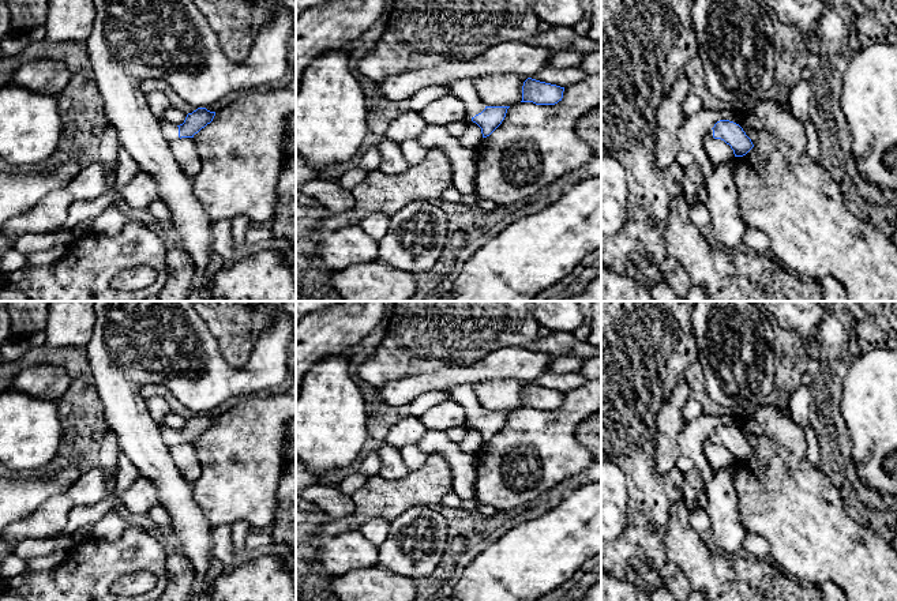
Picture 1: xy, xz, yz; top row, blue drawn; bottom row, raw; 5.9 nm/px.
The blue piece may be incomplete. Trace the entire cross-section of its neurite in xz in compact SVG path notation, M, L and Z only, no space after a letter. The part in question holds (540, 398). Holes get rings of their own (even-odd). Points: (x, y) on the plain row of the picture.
M528 383L522 391L522 406L536 410L555 410L563 403L564 392Z

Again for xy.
M198 413L192 418L188 418L184 428L180 431L174 431L164 424L159 424L162 442L169 447L179 443L194 443L195 439L213 427L214 421L215 417L210 417L206 413Z

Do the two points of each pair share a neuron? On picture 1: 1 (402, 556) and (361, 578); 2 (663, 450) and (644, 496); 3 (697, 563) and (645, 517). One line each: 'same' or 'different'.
1: different
2: different
3: different

